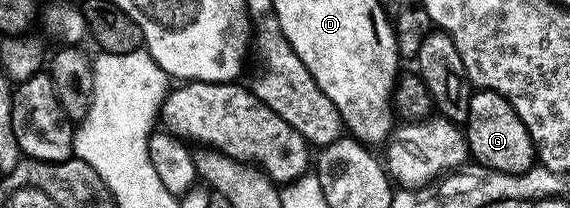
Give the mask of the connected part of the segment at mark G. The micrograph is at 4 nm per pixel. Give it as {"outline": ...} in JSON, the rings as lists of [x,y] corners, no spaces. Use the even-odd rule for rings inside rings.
{"outline":[[[477,89],[470,94],[469,97],[469,117],[467,122],[464,124],[463,130],[465,132],[465,141],[469,145],[469,154],[475,160],[478,159],[478,164],[481,167],[490,167],[493,171],[502,171],[507,175],[524,175],[525,172],[535,166],[535,160],[537,159],[537,149],[533,145],[533,138],[531,137],[531,133],[527,129],[527,125],[523,125],[523,121],[519,117],[519,113],[515,113],[515,109],[510,103],[502,97],[499,93],[495,93],[494,91],[487,91],[484,89]]]}

